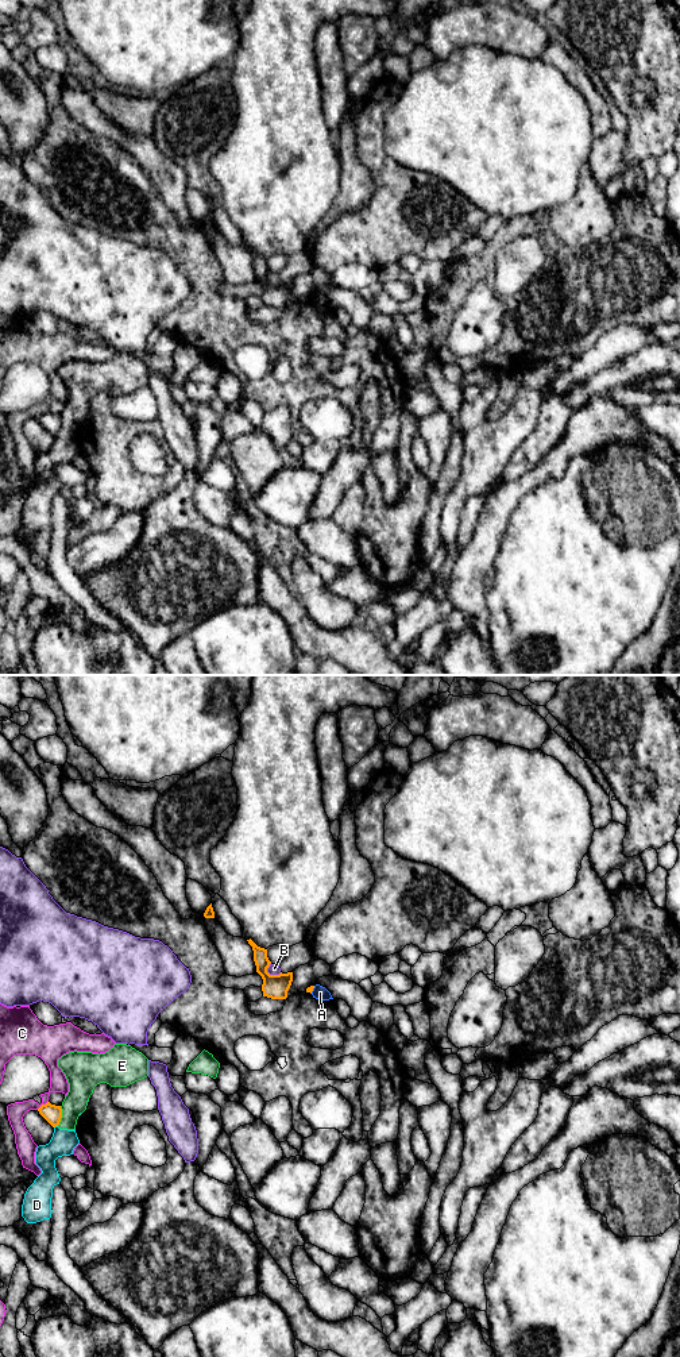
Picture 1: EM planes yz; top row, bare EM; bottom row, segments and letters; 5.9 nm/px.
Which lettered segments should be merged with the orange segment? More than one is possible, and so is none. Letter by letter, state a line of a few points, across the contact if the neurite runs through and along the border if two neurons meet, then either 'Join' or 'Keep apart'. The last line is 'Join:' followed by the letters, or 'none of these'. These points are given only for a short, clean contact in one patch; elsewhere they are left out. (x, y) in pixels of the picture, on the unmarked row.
A: Line: yz (315, 295), (310, 301). Keep apart
B: Keep apart
C: Keep apart
D: Line: yz (57, 434), (54, 436). Keep apart
E: Keep apart
Join: none of these

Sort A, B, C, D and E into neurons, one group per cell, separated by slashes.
A / B / C / D E

